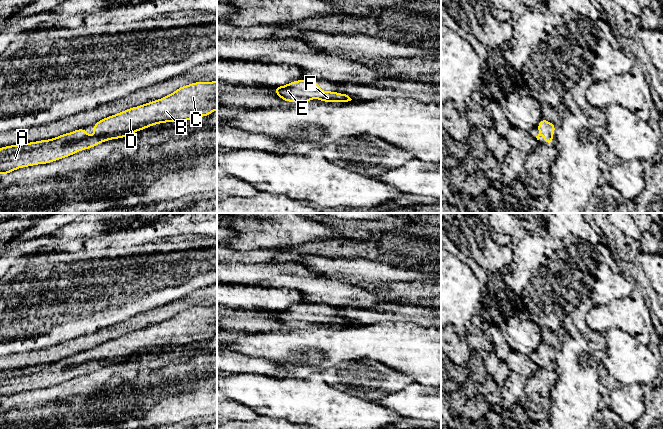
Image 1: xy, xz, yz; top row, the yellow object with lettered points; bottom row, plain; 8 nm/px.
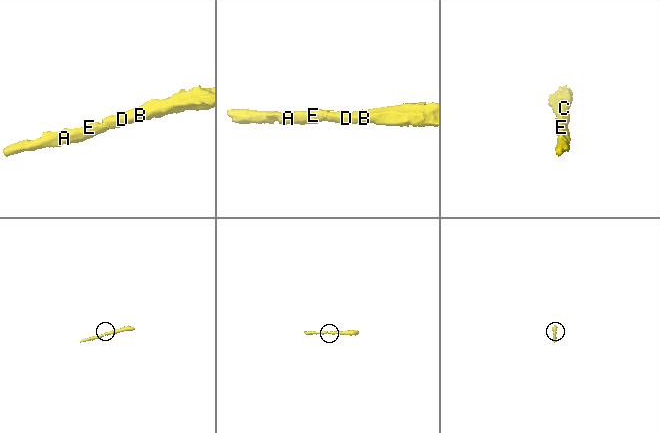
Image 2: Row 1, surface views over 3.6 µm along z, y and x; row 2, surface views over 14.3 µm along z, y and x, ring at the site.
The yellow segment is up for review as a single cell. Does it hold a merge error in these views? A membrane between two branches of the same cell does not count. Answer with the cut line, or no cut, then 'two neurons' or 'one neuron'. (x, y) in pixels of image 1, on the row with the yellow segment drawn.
no cut | one neuron

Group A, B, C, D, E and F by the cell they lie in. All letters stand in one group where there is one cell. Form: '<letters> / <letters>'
A B C D E F

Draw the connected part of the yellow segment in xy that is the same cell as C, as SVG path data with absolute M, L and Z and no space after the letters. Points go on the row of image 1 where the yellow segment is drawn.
M217 80L193 82L187 86L180 86L175 92L161 99L124 110L94 123L94 137L89 136L85 128L80 128L49 140L2 147L0 148L0 174L10 174L16 169L28 166L48 164L79 151L90 149L102 142L125 138L132 133L150 128L154 124L190 121L193 117L208 116L215 110L217 110Z

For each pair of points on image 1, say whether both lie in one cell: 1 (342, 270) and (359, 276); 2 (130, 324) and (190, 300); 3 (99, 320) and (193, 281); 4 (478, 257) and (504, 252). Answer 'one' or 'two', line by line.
1: one
2: one
3: one
4: one

